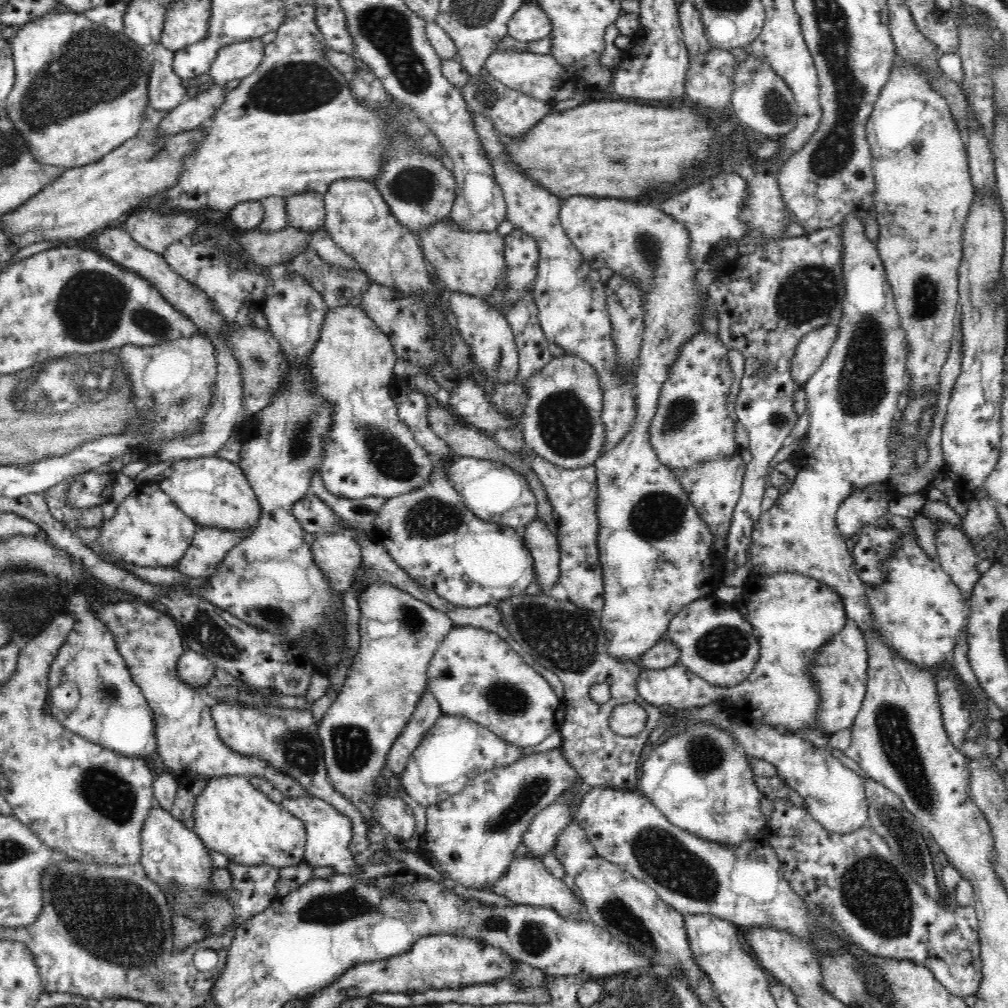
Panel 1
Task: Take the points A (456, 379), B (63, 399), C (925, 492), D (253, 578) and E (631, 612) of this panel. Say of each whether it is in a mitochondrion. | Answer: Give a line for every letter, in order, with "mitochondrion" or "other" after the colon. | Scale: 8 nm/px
A: other
B: mitochondrion
C: other
D: other
E: other

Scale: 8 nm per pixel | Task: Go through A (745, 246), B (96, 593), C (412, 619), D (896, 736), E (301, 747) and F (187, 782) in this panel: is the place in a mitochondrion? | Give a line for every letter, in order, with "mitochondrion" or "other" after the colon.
A: other
B: other
C: mitochondrion
D: mitochondrion
E: mitochondrion
F: other

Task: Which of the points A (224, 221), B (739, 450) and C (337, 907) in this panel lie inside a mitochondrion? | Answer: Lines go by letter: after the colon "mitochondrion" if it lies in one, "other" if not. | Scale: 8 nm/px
A: other
B: other
C: mitochondrion

